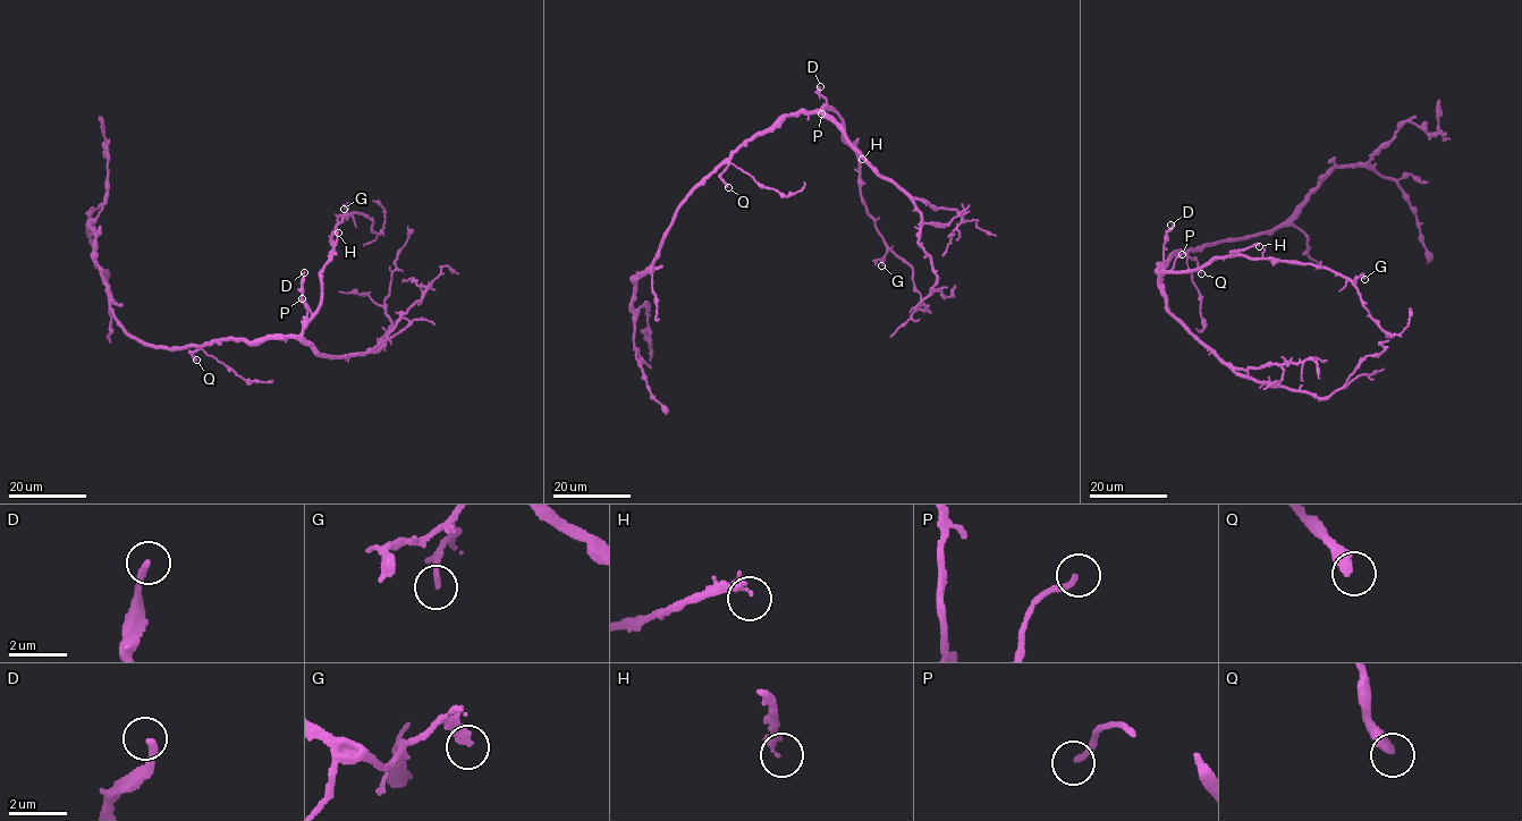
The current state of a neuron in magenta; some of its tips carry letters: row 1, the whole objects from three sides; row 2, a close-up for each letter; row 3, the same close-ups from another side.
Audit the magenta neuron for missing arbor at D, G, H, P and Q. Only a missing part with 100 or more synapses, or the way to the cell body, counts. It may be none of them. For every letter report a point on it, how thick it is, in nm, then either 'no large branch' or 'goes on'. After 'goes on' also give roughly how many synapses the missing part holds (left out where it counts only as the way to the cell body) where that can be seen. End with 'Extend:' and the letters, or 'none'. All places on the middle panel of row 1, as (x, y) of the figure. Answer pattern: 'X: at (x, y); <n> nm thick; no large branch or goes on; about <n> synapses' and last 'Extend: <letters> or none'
D: at (820, 86); 220 nm thick; no large branch
G: at (881, 265); 200 nm thick; no large branch
H: at (862, 159); 140 nm thick; no large branch
P: at (821, 113); 200 nm thick; no large branch
Q: at (728, 187); 400 nm thick; goes on
Extend: Q

